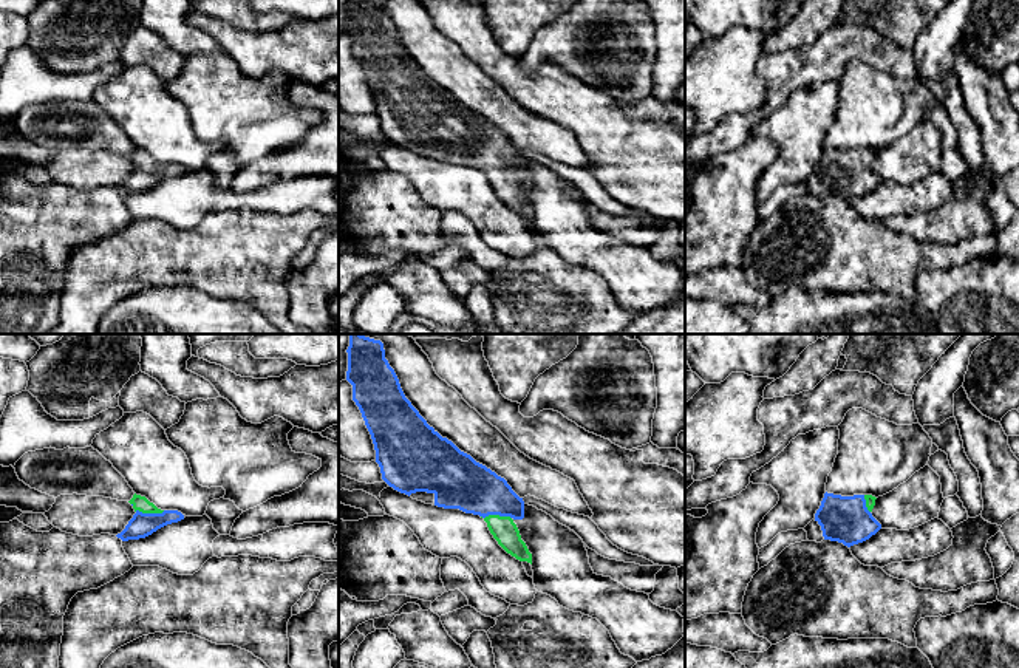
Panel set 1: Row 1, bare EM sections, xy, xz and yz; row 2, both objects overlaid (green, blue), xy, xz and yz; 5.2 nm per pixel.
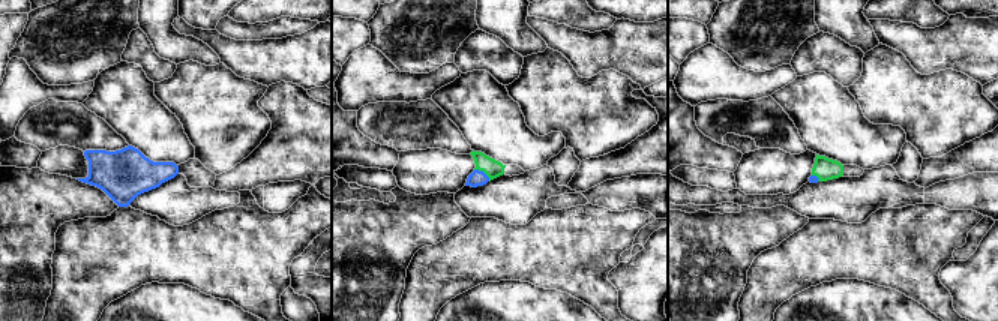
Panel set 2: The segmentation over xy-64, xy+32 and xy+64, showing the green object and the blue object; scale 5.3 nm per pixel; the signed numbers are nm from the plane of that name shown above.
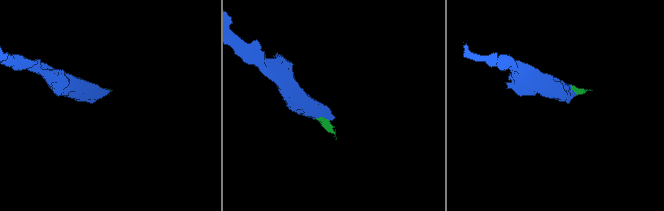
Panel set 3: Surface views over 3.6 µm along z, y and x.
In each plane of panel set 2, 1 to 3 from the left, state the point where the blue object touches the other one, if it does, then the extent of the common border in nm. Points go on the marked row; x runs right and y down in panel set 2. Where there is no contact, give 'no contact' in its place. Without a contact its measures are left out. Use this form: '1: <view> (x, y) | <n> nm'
1: no contact
2: xy+32 (483, 171) | 110 nm
3: xy+64 (817, 176) | 50 nm

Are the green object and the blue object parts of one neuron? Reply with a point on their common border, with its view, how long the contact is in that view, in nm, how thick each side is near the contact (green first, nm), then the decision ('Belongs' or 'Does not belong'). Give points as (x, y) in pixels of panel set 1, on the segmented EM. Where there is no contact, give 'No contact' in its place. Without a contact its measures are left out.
Touches green at xz (497, 515). Shared border 160 nm. Thickness 140 nm (green) against 280 nm. Belongs

